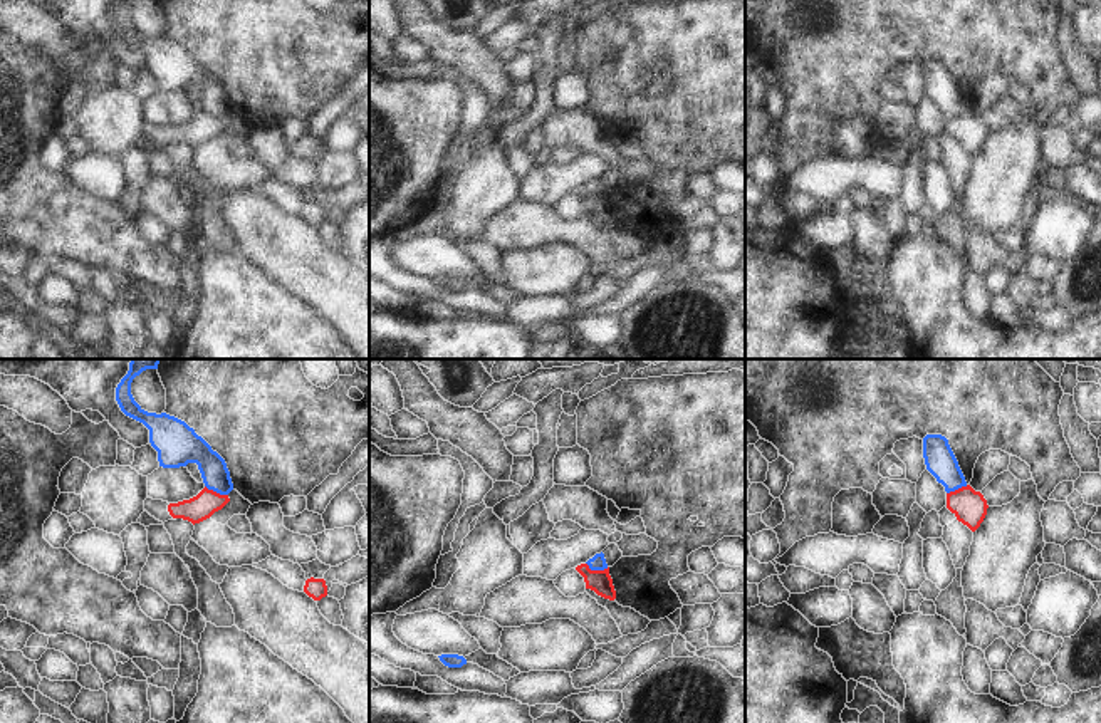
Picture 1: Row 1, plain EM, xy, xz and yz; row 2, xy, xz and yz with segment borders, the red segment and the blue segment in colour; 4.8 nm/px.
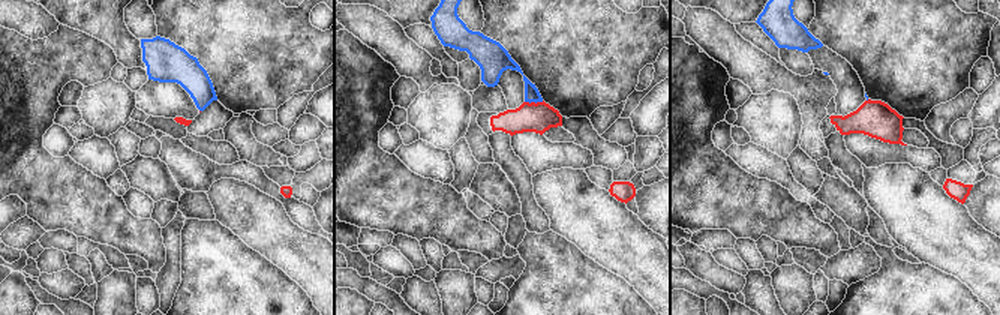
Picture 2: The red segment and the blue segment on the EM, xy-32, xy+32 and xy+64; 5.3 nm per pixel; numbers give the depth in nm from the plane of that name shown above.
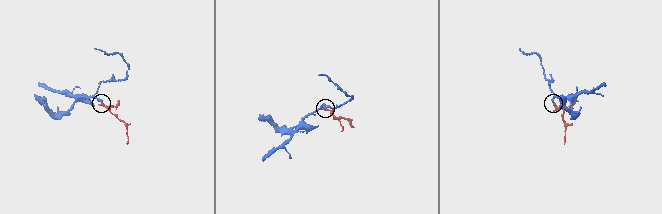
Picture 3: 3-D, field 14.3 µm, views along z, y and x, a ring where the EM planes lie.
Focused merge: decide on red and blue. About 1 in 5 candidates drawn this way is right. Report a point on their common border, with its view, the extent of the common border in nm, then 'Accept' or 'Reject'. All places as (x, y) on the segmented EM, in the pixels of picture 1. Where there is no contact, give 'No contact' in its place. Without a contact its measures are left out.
Touches red at xz (596, 571). Shared border 110 nm. Reject.

